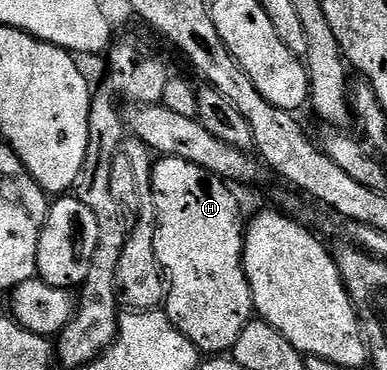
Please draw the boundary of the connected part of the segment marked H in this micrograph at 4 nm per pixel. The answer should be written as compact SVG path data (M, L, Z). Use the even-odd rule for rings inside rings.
M161 156L152 165L152 197L156 207L156 233L154 234L154 254L158 258L161 269L166 273L166 311L168 321L175 326L182 335L187 338L201 354L228 354L231 353L234 342L238 342L238 334L246 325L254 319L252 306L252 295L250 294L250 282L246 278L244 269L244 229L245 225L240 224L240 204L236 196L231 192L229 185L218 176L204 168L194 166L182 158L173 156Z

